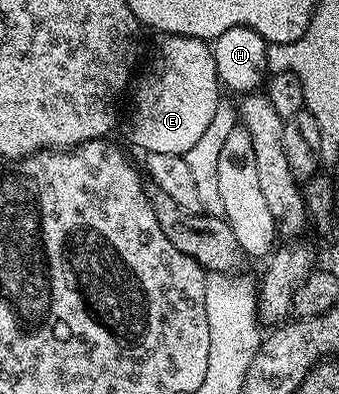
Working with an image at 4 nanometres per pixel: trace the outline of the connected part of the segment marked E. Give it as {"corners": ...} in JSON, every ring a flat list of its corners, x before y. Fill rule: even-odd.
{"corners":[[168,34,155,50,147,71,134,83,135,95,131,98,131,111,127,114,127,138,143,152,169,152,187,155,197,140,205,133,205,128,213,121,213,114,221,99,221,83,217,76,217,64,213,60,211,46,202,38]]}

